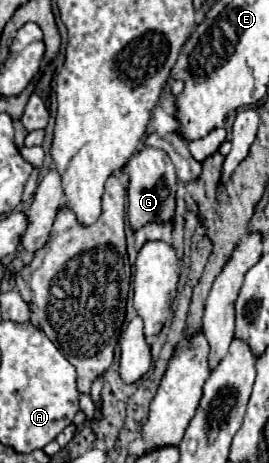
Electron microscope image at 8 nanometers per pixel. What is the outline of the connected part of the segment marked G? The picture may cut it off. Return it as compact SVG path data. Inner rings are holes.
M142 147L124 167L124 171L130 177L128 187L128 223L132 231L142 229L146 223L170 223L174 219L176 209L176 171L172 167L172 161L168 159L168 153L154 149L154 147Z

